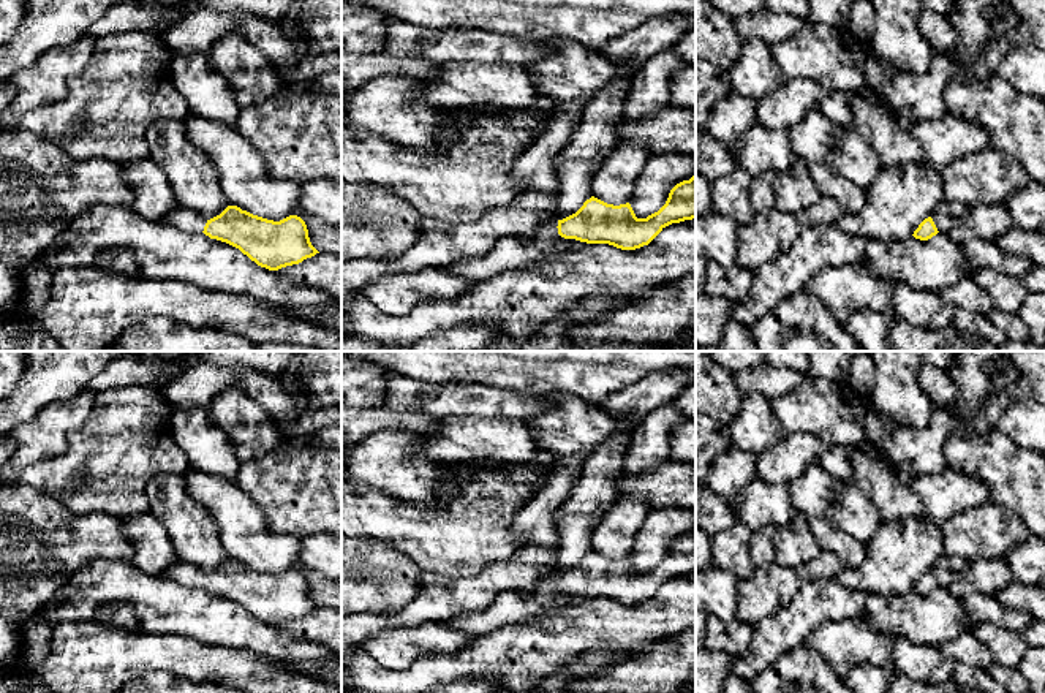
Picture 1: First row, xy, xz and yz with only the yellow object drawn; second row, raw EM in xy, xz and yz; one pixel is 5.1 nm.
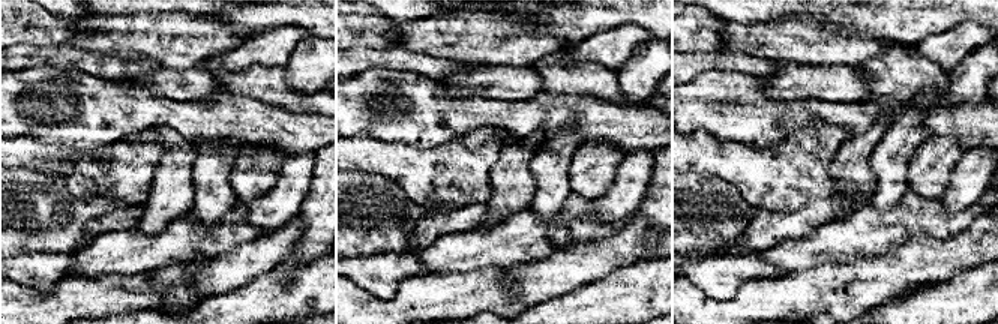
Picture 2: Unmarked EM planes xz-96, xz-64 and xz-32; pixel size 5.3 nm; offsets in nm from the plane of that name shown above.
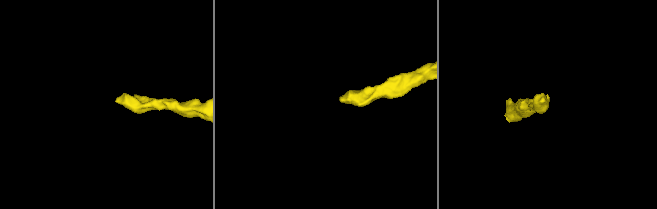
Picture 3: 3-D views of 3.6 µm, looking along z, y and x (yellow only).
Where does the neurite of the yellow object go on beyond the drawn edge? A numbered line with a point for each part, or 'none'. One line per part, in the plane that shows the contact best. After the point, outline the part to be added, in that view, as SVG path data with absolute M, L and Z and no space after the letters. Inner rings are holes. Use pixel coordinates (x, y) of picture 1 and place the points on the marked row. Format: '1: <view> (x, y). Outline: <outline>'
1: xz (509, 253). Outline: M549 220L538 228L531 239L503 237L487 253L460 258L440 269L477 285L501 275L504 271L560 261L568 253L579 250L583 242L561 237L556 226L558 220Z

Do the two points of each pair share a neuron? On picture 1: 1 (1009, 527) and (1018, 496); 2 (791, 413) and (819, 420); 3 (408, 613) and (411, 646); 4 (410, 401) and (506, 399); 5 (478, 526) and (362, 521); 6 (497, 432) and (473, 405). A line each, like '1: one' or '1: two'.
1: two
2: one
3: two
4: one
5: one
6: two

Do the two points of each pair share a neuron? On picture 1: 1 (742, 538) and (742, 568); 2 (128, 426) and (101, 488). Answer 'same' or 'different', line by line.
1: same
2: same

